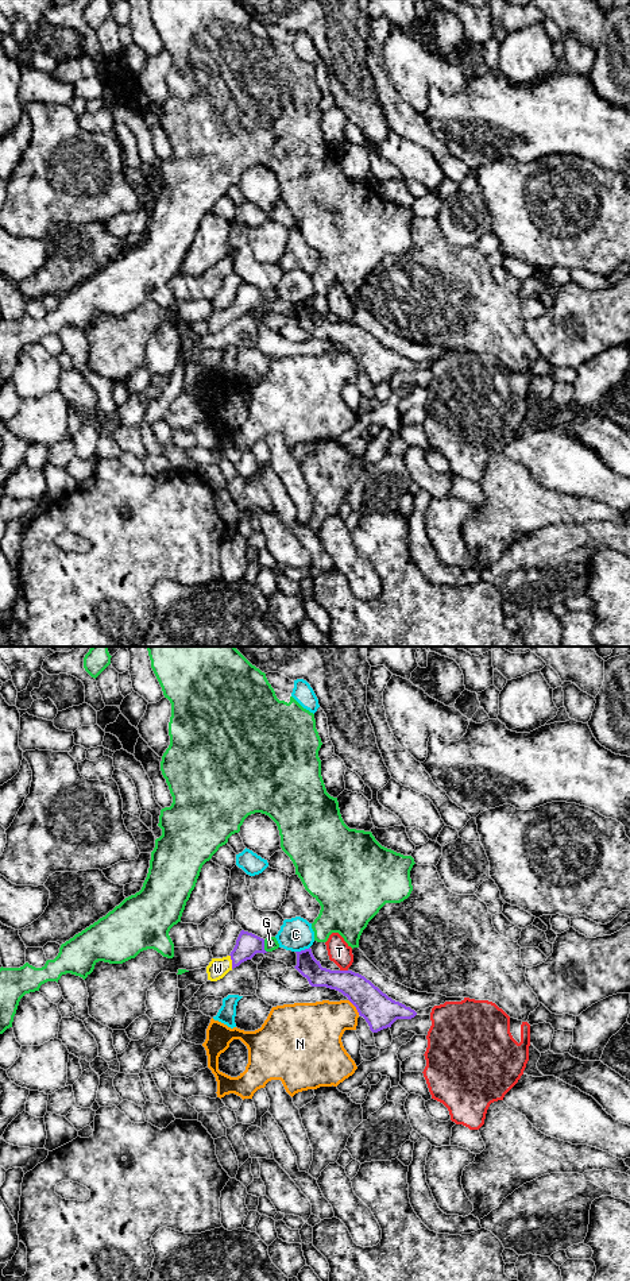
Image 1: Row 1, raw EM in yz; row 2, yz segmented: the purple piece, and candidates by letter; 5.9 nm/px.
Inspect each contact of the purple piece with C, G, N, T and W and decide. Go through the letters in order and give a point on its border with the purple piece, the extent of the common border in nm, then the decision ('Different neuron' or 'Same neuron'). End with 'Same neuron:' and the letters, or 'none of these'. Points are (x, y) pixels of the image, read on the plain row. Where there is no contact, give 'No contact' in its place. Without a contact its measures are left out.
C: Touches purple at yz (302, 303). Shared border 90 nm. Different neuron
G: Touches purple at yz (263, 298). Shared border 80 nm. Different neuron
N: Touches purple at yz (355, 358). Shared border 120 nm. Different neuron
T: Touches purple at yz (344, 323). Shared border 50 nm. Different neuron
W: Touches purple at yz (232, 313). Shared border 90 nm. Same neuron
Same neuron: W

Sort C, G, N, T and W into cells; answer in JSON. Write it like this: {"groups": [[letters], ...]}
{"groups": [["C"], ["G"], ["N"], ["T"], ["W"]]}

